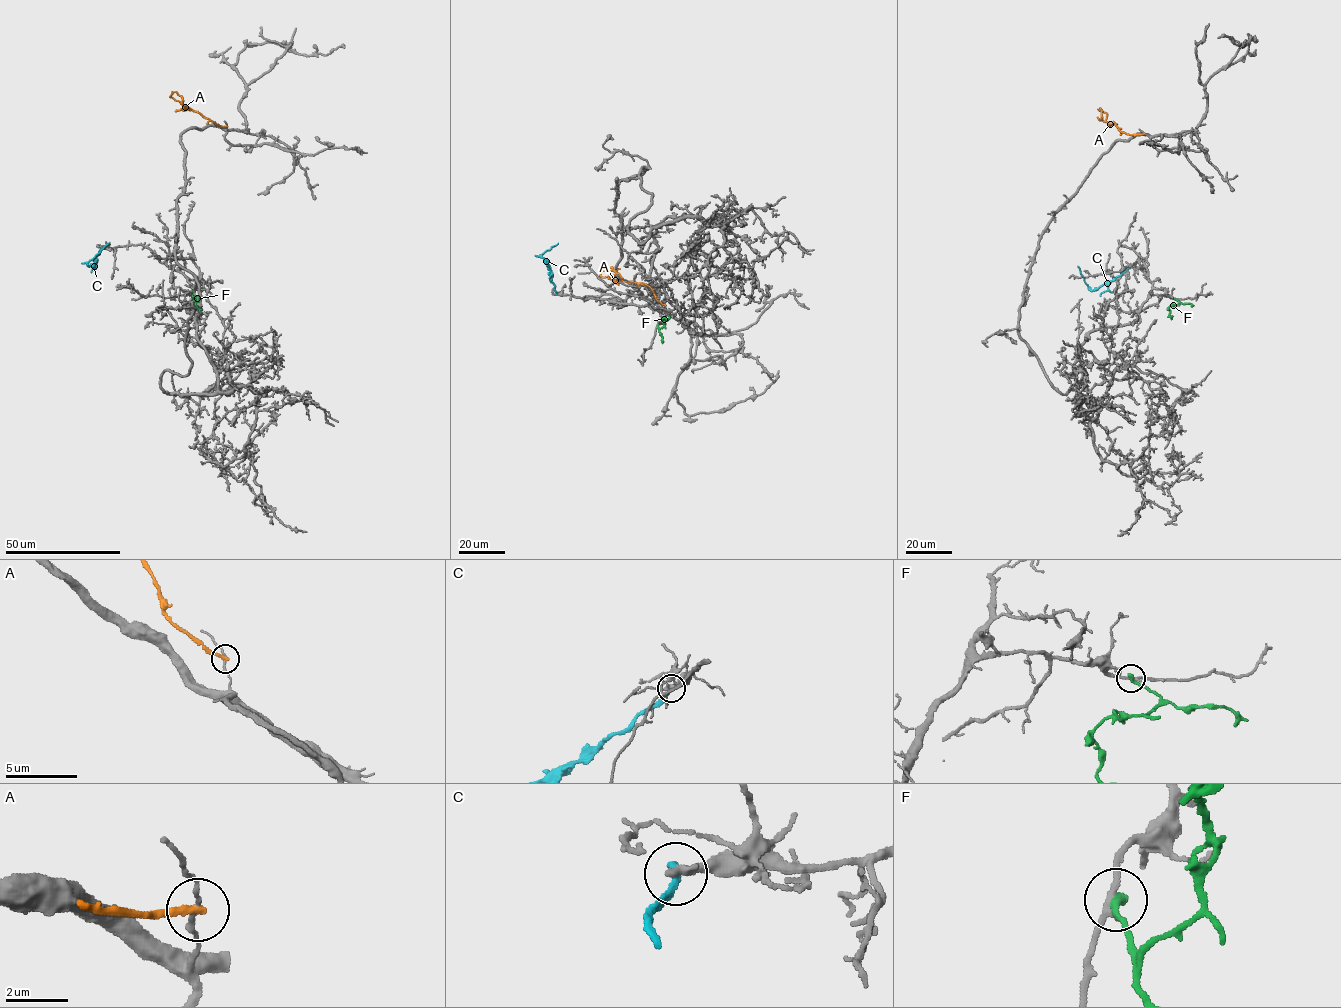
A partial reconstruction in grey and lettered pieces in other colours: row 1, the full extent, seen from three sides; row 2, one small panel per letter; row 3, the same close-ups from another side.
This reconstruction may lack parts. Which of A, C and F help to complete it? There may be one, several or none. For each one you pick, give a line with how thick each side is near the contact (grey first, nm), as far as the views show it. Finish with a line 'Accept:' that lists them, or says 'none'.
Accept: none

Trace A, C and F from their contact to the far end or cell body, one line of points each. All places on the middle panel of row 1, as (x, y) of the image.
A: (665, 305), (647, 285), (623, 281), (618, 274), (602, 277), (600, 268)
C: (556, 293), (550, 268), (541, 255), (558, 243)
F: (657, 325), (659, 329), (663, 326), (663, 318), (668, 319), (668, 315)

